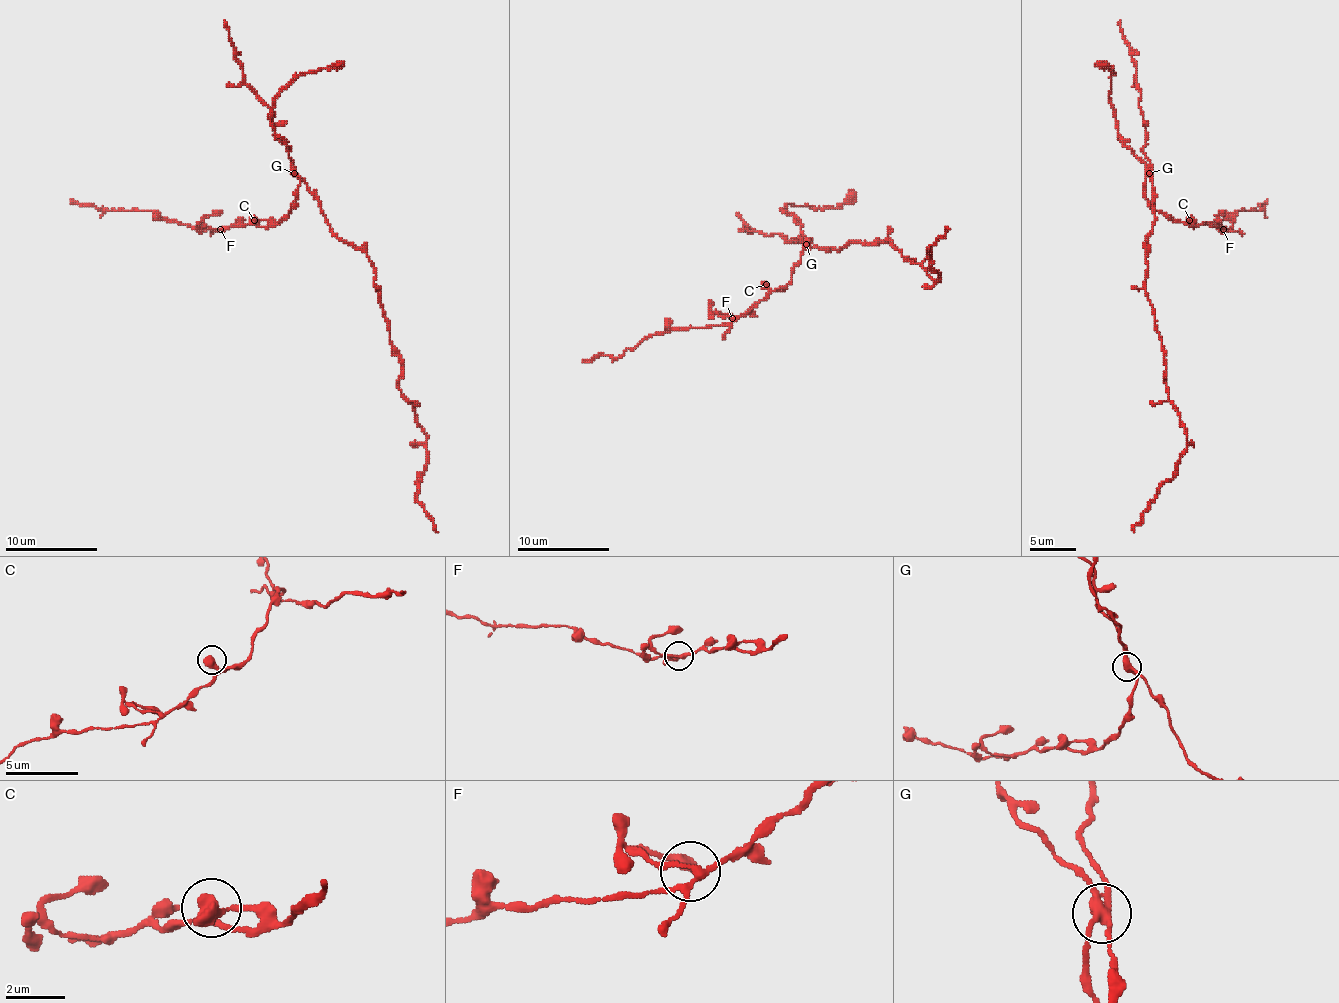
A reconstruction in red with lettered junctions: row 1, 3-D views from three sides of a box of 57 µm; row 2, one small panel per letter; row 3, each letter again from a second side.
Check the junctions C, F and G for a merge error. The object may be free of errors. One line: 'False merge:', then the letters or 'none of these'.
False merge: G

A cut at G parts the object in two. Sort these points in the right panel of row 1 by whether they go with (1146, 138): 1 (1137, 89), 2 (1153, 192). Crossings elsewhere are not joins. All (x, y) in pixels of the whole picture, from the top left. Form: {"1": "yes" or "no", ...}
{"1": "yes", "2": "yes"}

